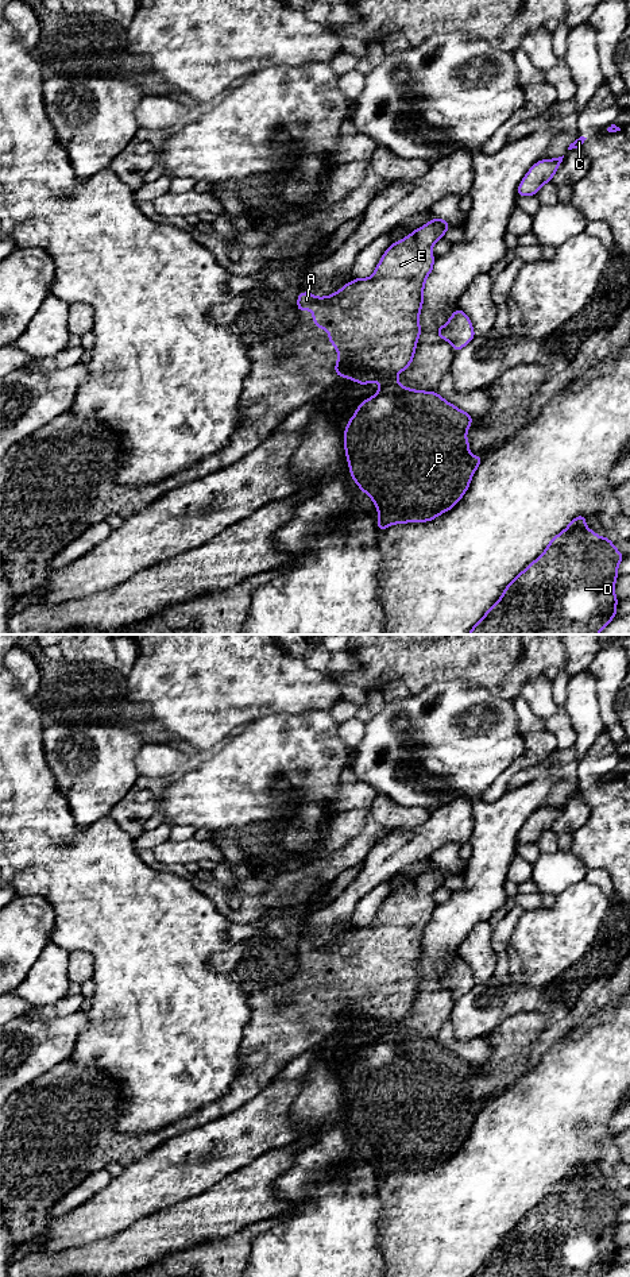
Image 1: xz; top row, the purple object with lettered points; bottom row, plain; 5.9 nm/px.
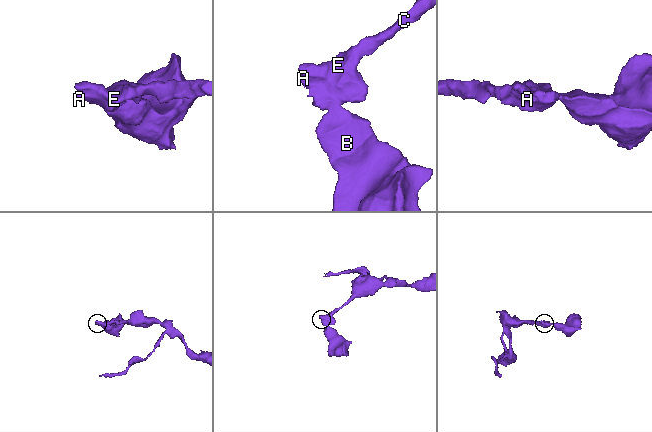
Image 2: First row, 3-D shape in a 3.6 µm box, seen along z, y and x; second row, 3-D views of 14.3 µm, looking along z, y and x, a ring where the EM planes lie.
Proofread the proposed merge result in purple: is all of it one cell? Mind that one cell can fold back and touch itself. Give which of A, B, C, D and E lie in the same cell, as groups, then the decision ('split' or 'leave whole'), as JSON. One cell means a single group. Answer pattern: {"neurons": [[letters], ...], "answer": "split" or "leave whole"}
{"neurons": [["A", "C", "E"], ["B", "D"]], "answer": "split"}

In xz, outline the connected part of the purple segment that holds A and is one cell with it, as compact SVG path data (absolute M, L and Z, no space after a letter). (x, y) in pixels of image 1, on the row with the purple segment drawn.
M433 217L406 238L393 243L370 278L355 278L325 297L316 297L309 292L298 294L298 313L304 308L306 312L312 309L316 327L331 333L326 340L336 347L339 356L335 371L363 367L382 377L395 377L411 364L422 332L418 323L425 281L434 265L432 248L449 227L447 220Z

